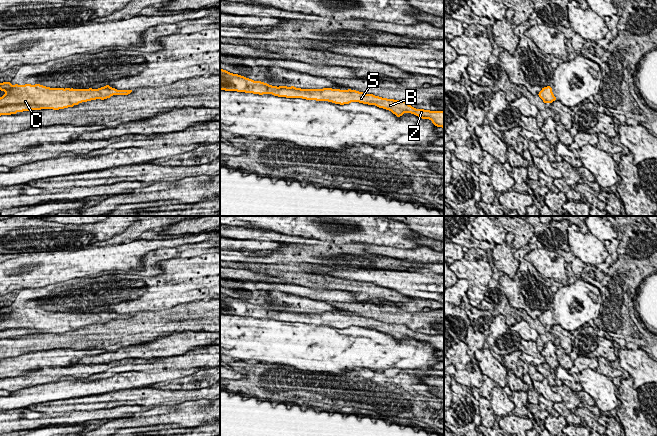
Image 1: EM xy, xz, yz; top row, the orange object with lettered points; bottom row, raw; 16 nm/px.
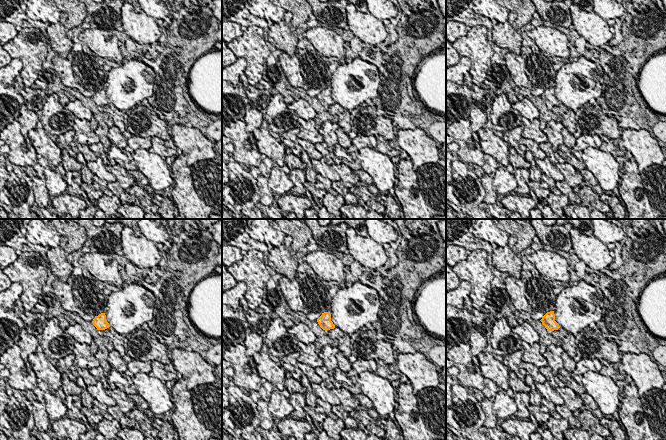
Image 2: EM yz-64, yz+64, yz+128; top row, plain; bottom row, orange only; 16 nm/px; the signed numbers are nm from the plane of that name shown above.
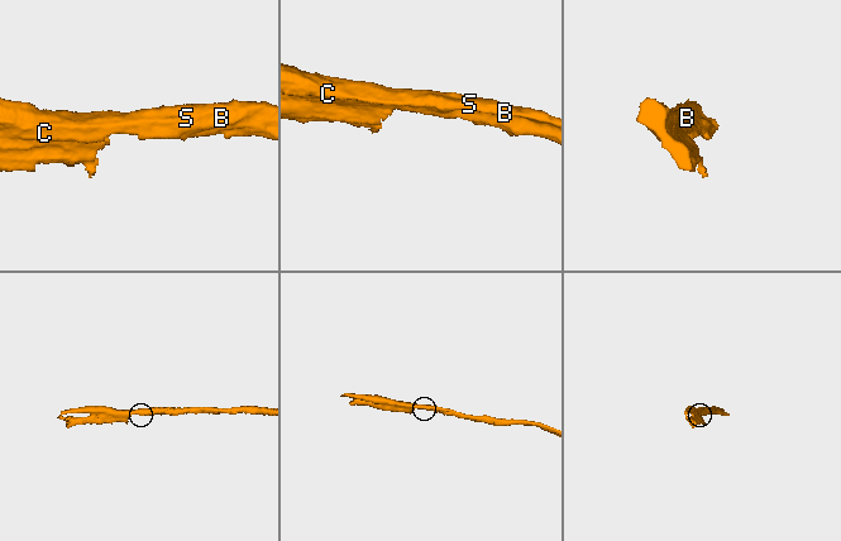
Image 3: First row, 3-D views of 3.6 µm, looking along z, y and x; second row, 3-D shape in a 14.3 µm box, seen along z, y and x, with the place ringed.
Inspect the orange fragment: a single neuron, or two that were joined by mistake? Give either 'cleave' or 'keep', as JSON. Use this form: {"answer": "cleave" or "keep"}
{"answer": "cleave"}

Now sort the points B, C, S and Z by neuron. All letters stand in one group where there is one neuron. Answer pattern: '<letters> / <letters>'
B S Z / C

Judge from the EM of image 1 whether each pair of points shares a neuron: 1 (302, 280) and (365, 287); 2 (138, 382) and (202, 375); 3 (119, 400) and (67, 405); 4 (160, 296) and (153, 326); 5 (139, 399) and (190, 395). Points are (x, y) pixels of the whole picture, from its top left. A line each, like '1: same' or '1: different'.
1: same
2: different
3: same
4: different
5: same

